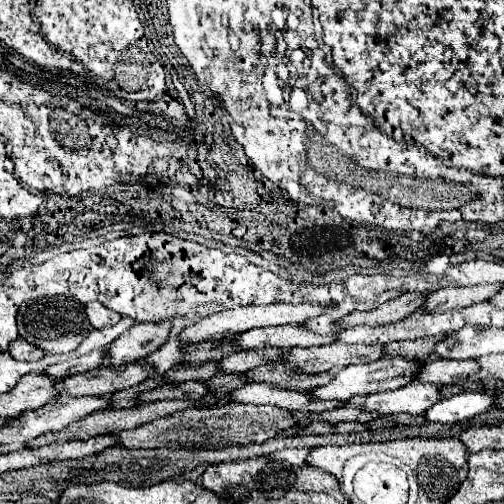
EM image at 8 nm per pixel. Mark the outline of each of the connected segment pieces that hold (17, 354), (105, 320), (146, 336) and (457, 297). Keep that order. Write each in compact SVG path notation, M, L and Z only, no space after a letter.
M16 338L12 344L10 344L10 354L16 358L16 360L24 360L24 362L32 362L32 360L42 360L44 352L42 348L22 340L22 338Z
M88 302L86 304L86 314L88 320L94 328L106 328L106 326L114 326L122 316L116 314L114 310L108 310L106 306L102 306L100 302Z
M168 320L134 324L128 332L124 332L118 340L110 344L108 358L112 366L130 364L130 362L138 362L146 358L148 354L152 354L166 342L170 328L172 324Z
M484 284L484 286L460 286L460 288L442 288L428 294L424 304L426 312L448 312L452 308L478 304L494 298L500 292L502 284Z

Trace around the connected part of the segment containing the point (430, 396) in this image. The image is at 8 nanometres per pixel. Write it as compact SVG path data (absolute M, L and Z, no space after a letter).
M412 382L398 390L386 390L378 394L370 394L364 402L366 412L380 412L384 414L424 414L430 406L434 406L438 400L442 400L440 386L438 384L424 384L424 382Z

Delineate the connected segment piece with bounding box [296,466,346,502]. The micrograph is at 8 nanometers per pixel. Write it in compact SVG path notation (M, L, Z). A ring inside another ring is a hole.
M302 466L298 472L296 472L296 488L298 490L304 490L304 492L328 492L330 496L336 496L336 500L340 502L346 502L346 498L342 496L340 492L340 486L338 486L338 480L326 472L326 470L320 470L320 468L314 468L314 466Z

